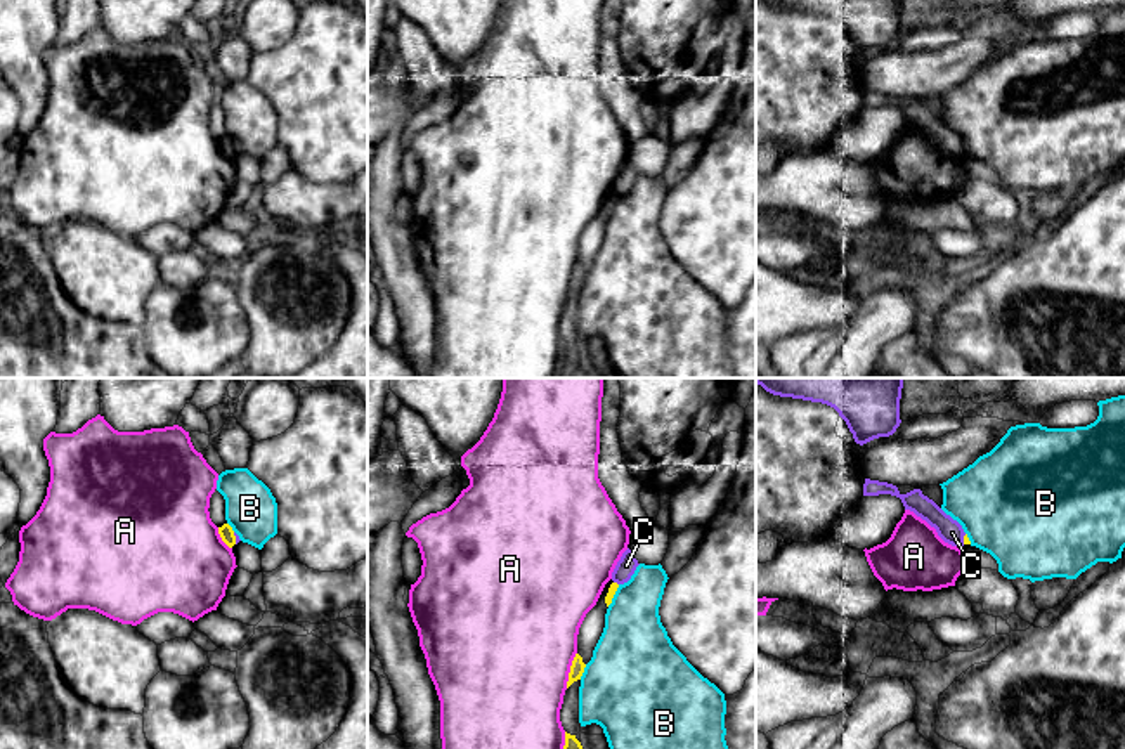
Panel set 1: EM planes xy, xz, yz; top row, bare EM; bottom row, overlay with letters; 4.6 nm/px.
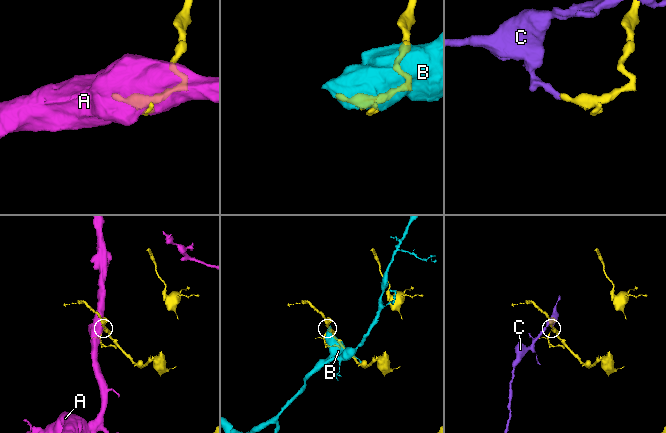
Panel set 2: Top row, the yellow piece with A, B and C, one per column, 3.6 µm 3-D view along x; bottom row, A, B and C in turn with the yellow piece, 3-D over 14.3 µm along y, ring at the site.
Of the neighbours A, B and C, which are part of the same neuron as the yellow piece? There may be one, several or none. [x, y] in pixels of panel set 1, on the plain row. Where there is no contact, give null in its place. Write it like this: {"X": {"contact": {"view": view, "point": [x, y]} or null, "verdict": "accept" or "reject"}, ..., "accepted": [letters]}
{"A": {"contact": {"view": "xz", "point": [571, 281]}, "verdict": "reject"}, "B": {"contact": {"view": "xz", "point": [583, 283]}, "verdict": "reject"}, "C": {"contact": {"view": "xy", "point": [234, 149]}, "verdict": "reject"}, "accepted": []}

